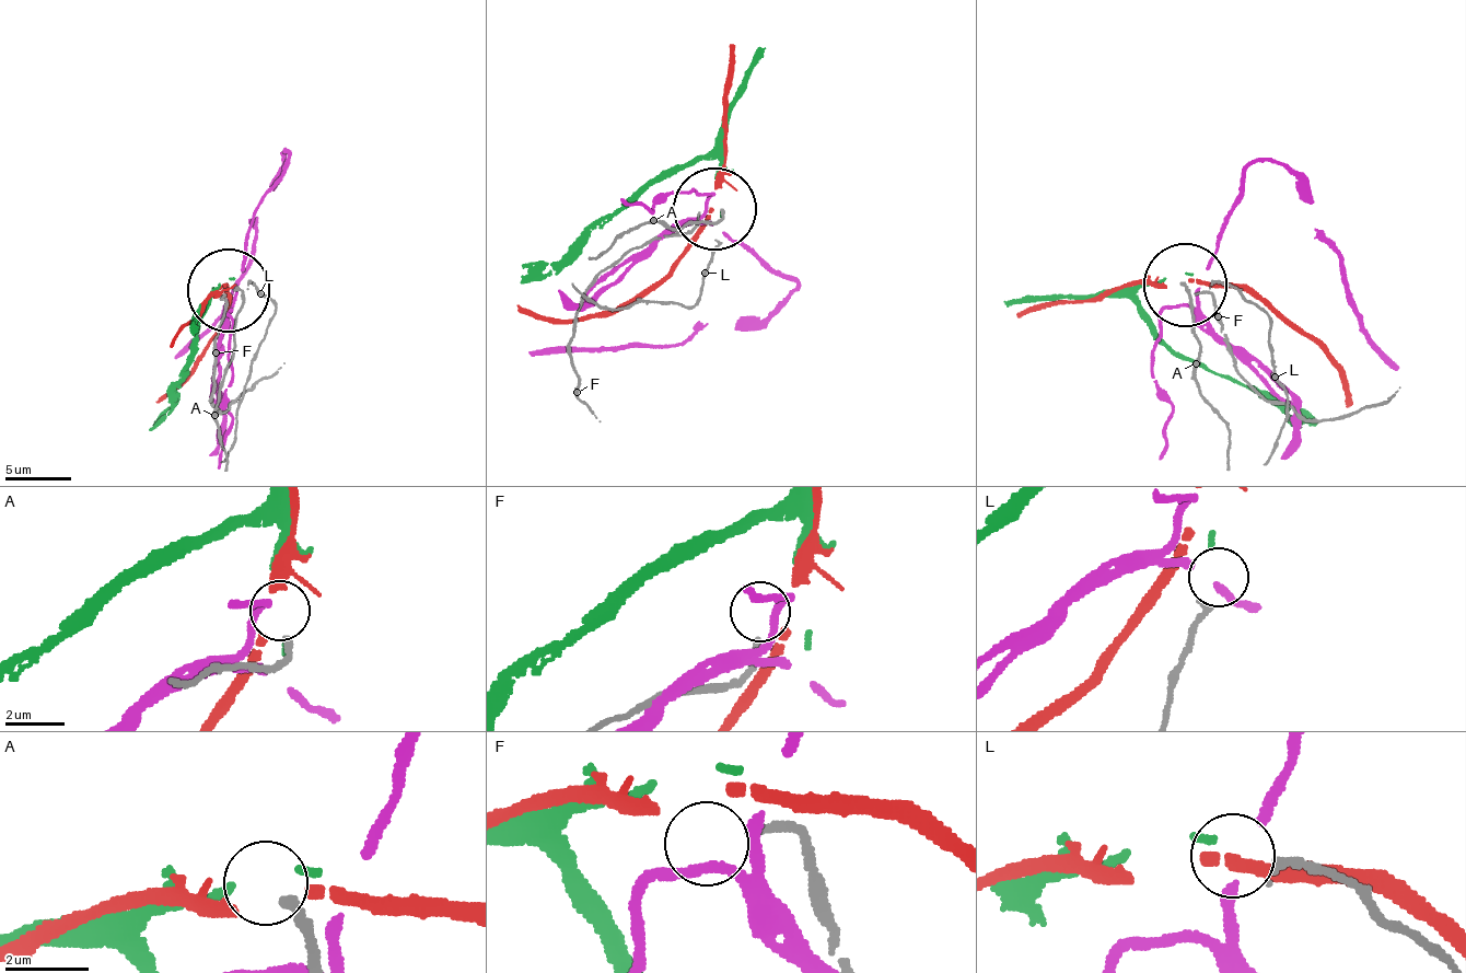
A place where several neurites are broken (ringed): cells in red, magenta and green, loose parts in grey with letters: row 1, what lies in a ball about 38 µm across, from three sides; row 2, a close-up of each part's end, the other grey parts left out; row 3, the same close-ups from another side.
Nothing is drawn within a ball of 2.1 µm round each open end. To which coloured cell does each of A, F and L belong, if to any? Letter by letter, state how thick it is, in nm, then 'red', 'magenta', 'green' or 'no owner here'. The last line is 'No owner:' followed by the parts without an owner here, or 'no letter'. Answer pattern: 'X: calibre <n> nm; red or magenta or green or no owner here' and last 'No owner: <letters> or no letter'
A: calibre 220 nm; red
F: calibre 180 nm; no owner here
L: calibre 190 nm; no owner here
No owner: F, L

